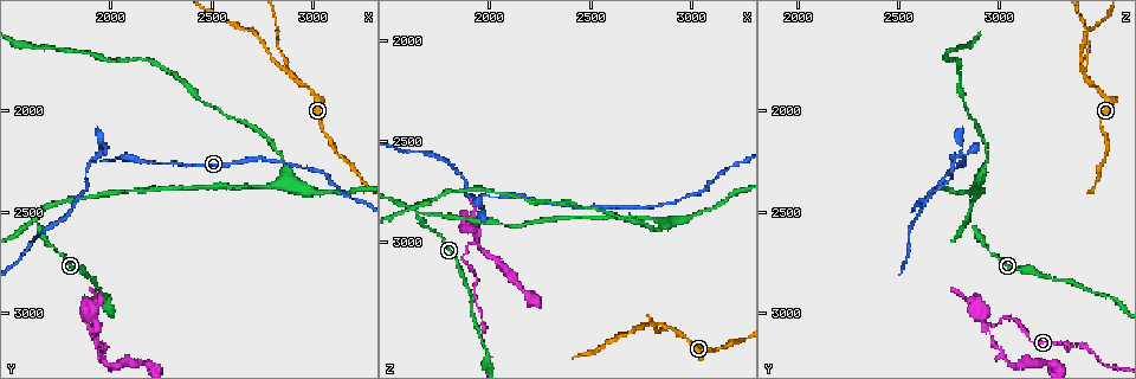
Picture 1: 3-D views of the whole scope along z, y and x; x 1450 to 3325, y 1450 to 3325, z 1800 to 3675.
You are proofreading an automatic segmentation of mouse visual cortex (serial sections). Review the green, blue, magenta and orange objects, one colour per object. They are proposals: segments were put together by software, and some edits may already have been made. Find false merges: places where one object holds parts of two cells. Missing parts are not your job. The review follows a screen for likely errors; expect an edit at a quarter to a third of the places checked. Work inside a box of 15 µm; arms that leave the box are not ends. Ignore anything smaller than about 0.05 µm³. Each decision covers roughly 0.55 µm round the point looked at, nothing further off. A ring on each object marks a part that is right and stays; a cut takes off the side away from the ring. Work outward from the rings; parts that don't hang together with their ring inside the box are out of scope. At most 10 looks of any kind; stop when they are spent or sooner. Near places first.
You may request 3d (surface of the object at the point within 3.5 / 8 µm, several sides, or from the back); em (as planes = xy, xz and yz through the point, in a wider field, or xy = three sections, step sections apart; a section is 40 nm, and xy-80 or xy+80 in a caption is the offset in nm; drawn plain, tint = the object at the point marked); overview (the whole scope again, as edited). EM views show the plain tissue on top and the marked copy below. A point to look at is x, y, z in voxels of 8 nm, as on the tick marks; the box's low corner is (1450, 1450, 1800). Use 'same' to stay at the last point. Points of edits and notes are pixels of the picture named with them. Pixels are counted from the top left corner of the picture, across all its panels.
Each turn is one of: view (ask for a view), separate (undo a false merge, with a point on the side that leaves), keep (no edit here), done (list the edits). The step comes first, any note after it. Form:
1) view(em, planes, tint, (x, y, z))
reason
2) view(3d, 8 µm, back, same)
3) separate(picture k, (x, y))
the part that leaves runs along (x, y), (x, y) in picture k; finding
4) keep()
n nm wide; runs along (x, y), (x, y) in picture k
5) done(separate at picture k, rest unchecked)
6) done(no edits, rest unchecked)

view(3d, 3.5 µm, (1940, 3070, 2940))
three arms meet

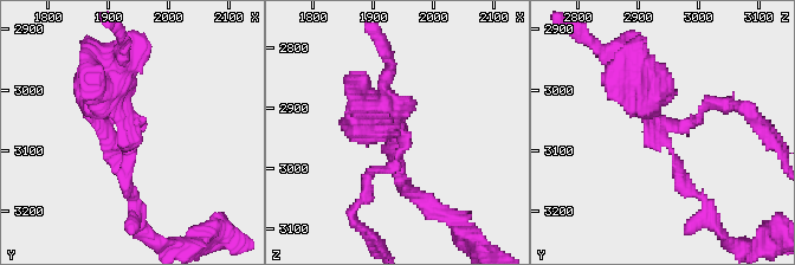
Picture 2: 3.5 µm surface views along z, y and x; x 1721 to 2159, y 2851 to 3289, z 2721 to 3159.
view(em, xy, step 1, tint, (1940, 3060, 2945))
3 arms; arms of 150, 150, 450 nm; now the EM

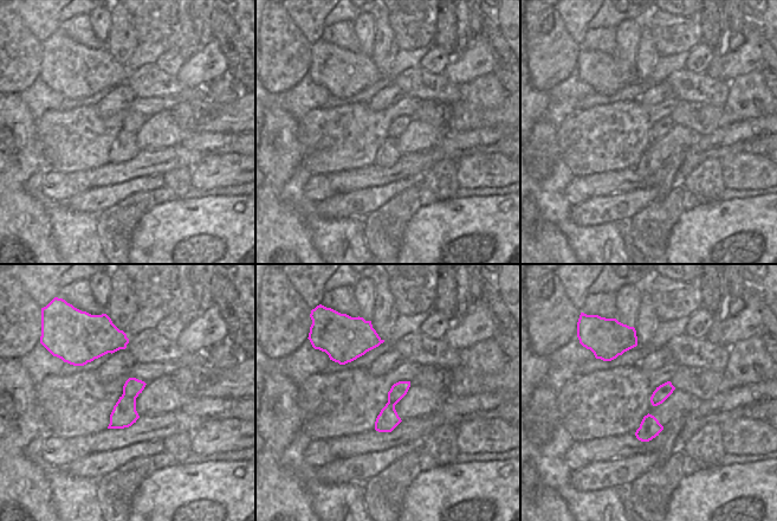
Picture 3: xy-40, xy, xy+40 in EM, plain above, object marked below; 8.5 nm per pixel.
view(em, planes, tint, same)

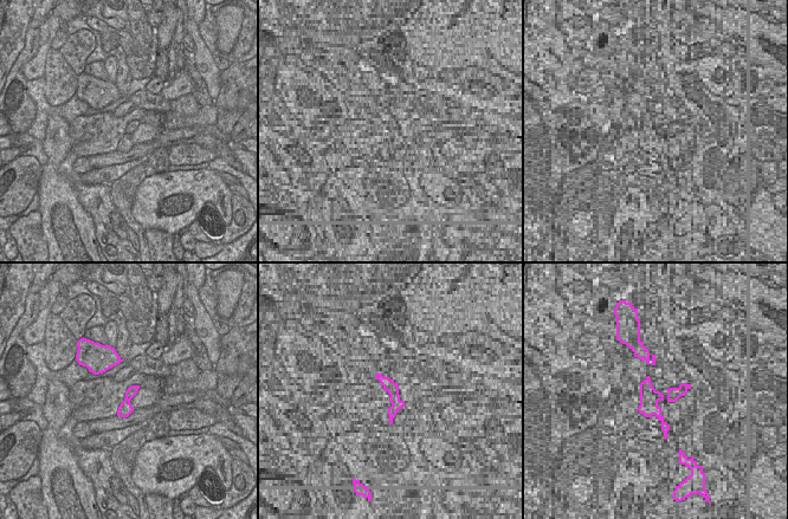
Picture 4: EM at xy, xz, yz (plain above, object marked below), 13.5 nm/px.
separate(picture 2, (133, 49))
180 nm wide; the part that leaves runs along (135, 127), (110, 90), (124, 50) in picture 2; two cells meet here

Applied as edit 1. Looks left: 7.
view(3d, 3.5 µm, (1930, 2250, 2780))
a fork

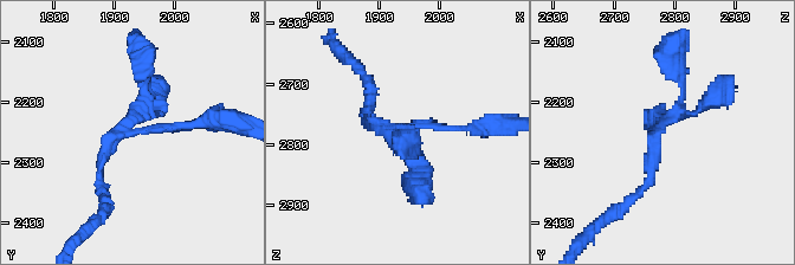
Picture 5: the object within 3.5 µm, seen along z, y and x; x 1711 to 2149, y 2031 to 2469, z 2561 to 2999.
view(em, xy, step 3, tint, (1935, 2245, 2775))
need the tissue

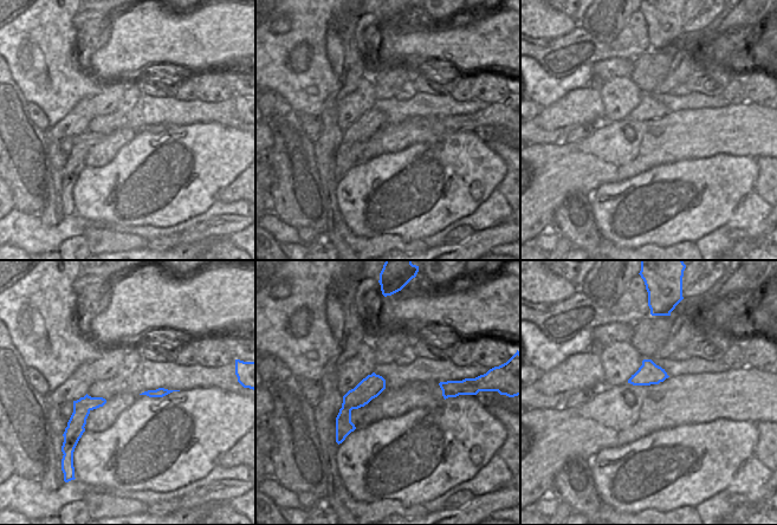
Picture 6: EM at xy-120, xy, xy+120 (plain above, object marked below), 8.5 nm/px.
separate(picture 5, (409, 160))
the part that leaves runs along (385, 128), (366, 124), (362, 76) in picture 5; a second cell is stuck on

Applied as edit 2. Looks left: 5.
view(3d, 3.5 µm, (1650, 2560, 2860))
thin neck

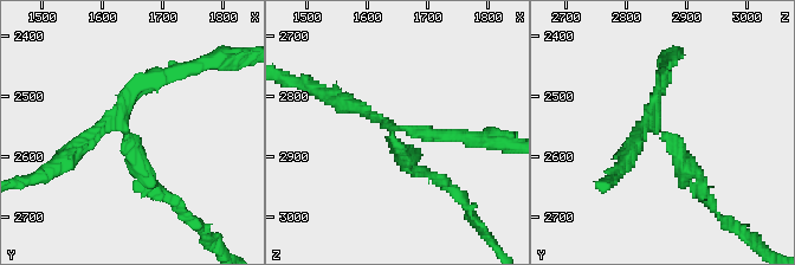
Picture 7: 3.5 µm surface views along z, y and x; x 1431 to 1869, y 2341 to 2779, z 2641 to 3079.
view(em, xy, step 1, tint, (1640, 2555, 2855))
3 arms; arms of 100, 150, 200 nm

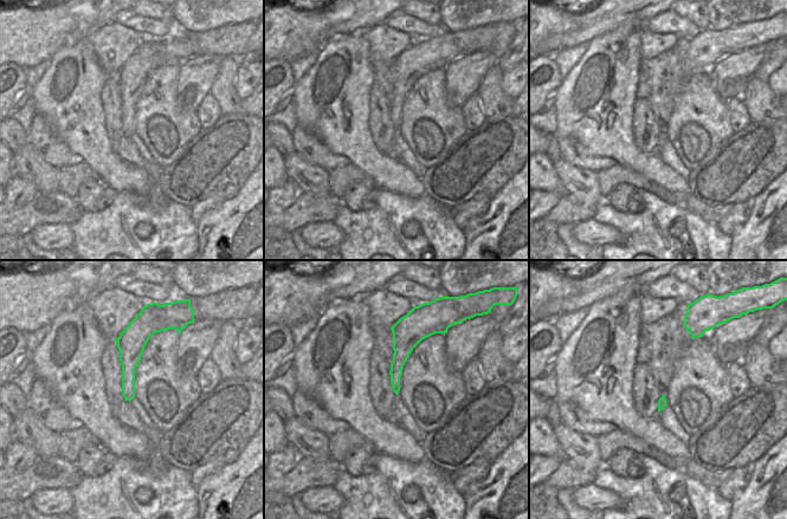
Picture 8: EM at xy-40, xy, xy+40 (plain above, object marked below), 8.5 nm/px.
keep()
110 nm wide; runs along (700, 185), (652, 120), (664, 79) in picture 7; continuous, no second cell

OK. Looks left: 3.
view(overview)
see it whole again

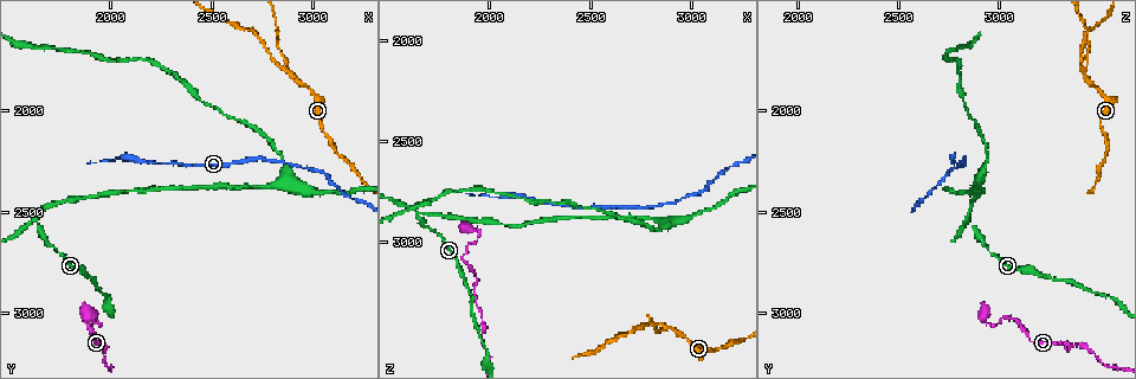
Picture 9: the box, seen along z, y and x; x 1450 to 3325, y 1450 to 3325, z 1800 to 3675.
view(3d, 3.5 µm, (2810, 2370, 2880))
two arms in line, one across

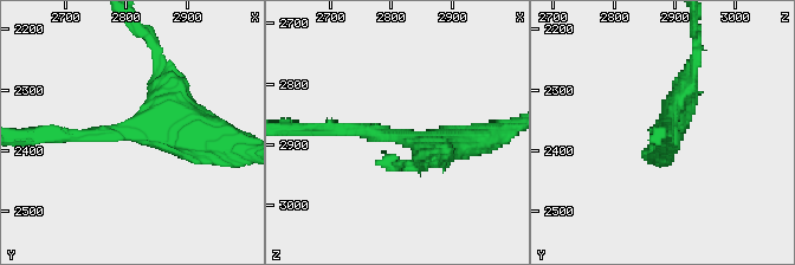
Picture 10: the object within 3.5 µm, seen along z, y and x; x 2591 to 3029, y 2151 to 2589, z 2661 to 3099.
keep()
runs along (63, 136), (135, 133), (172, 96), (161, 71) in picture 10; one cell here

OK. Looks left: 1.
done(separate at picture 2, separate at picture 5, rest unchecked)

